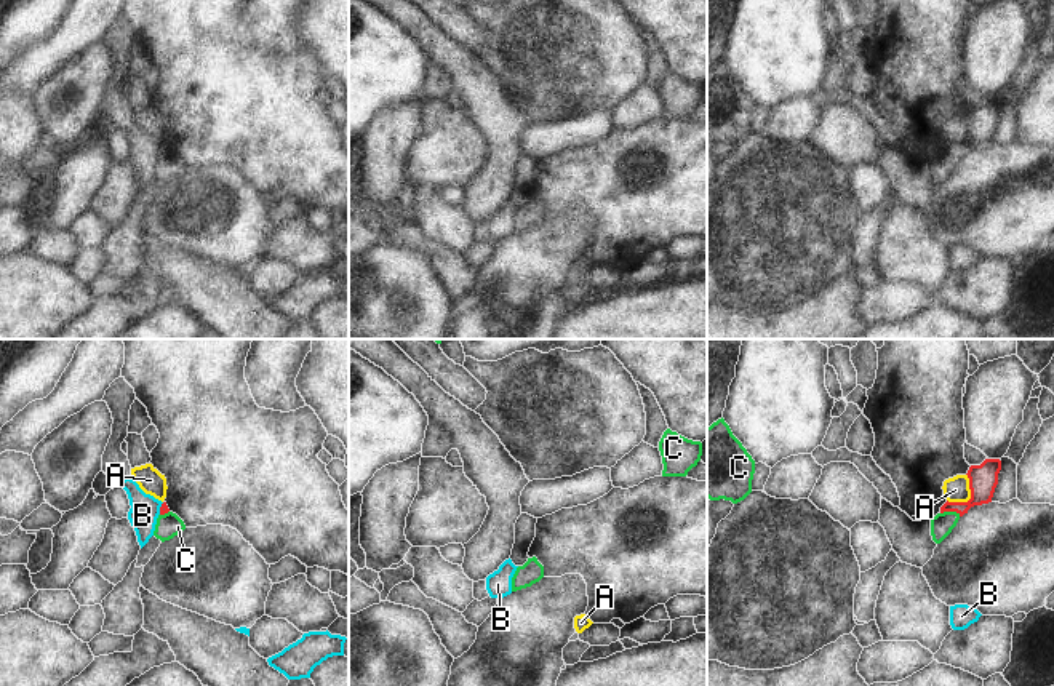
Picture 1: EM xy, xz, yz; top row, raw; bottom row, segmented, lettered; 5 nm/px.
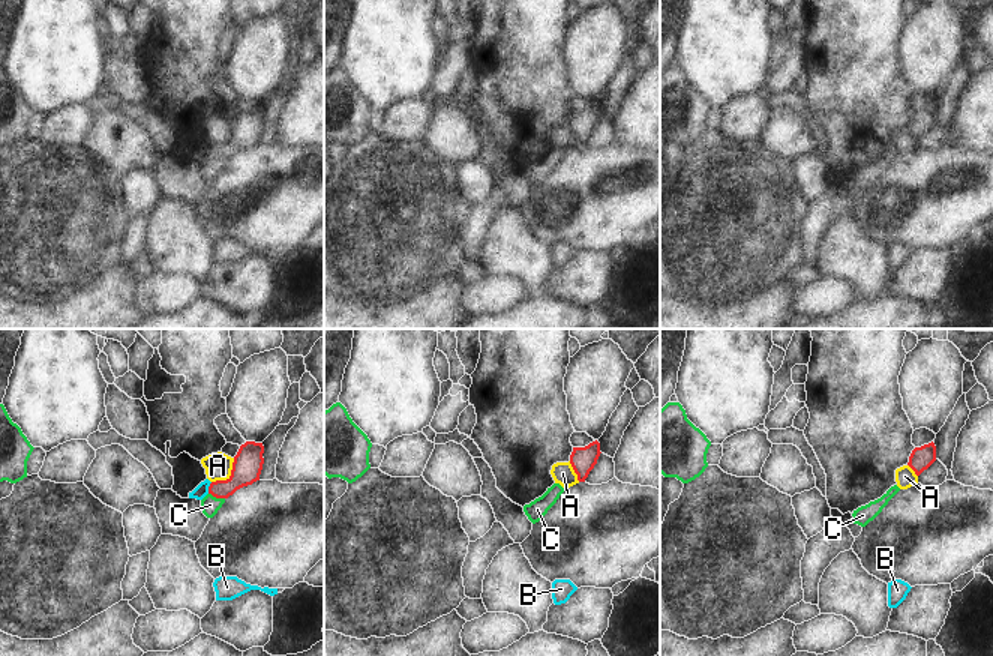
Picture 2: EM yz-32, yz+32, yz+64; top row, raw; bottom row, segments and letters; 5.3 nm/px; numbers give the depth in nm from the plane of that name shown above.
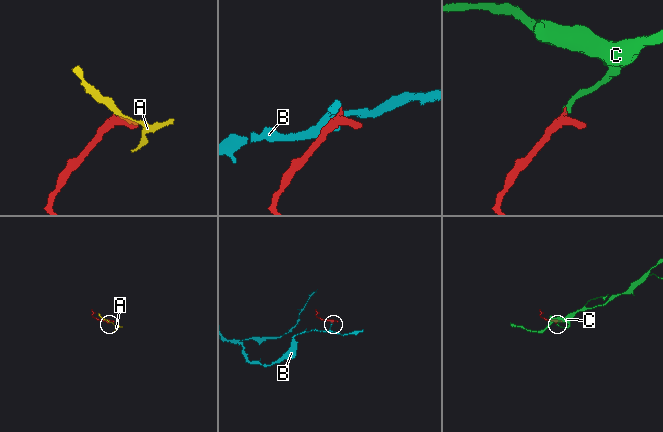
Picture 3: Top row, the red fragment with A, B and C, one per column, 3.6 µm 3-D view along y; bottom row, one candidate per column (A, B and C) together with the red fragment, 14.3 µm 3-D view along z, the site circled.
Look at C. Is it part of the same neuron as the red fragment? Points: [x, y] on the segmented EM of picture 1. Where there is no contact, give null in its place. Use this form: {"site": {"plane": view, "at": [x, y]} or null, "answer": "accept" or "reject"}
{"site": {"plane": "yz", "at": [950, 510]}, "answer": "accept"}

